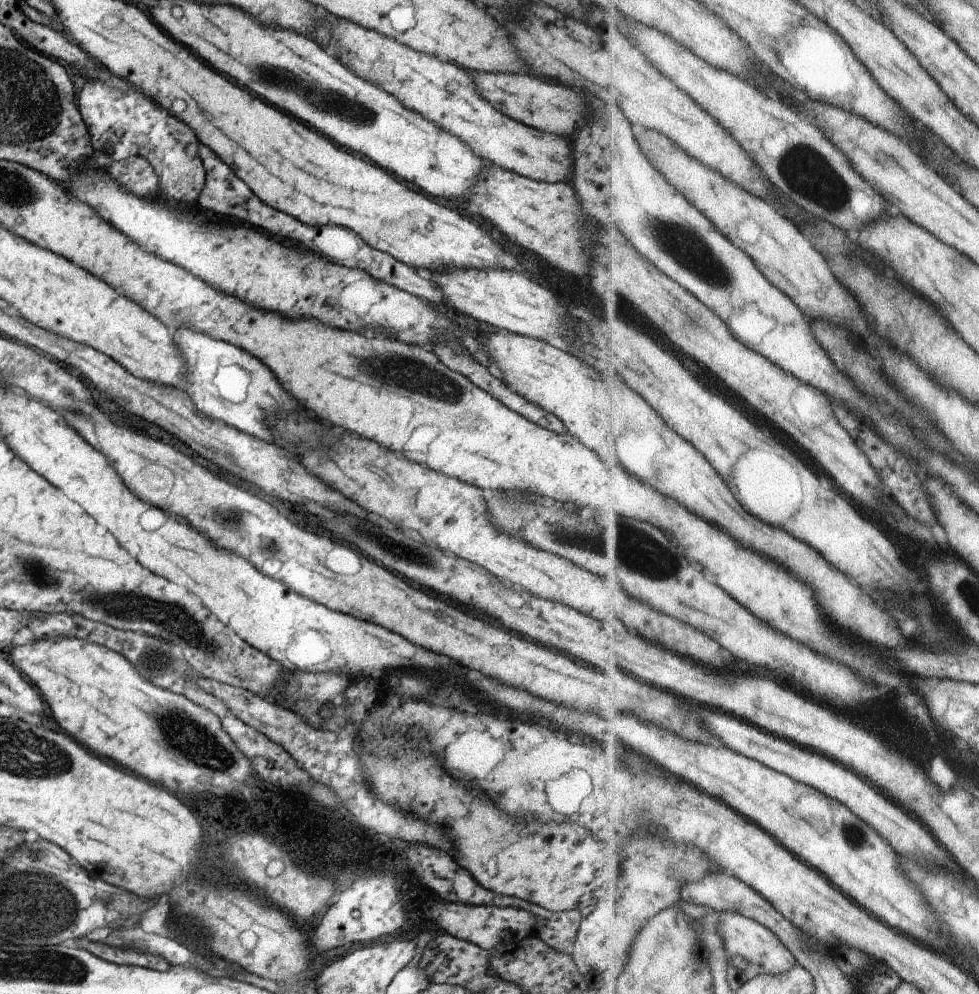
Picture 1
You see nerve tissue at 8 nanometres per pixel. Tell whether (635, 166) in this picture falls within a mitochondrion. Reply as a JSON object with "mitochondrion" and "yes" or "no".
{"mitochondrion":"no"}

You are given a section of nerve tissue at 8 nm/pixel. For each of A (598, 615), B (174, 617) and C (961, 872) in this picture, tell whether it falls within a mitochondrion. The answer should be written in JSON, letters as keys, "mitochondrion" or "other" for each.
{"A":"other","B":"mitochondrion","C":"other"}

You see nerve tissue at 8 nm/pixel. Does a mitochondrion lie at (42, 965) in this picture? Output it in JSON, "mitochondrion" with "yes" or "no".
{"mitochondrion":"yes"}

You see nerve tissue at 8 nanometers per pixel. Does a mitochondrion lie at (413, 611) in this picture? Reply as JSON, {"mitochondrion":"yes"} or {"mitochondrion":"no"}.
{"mitochondrion":"no"}

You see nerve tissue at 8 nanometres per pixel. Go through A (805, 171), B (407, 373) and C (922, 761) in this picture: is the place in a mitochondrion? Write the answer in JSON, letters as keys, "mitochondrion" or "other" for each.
{"A":"mitochondrion","B":"mitochondrion","C":"other"}

